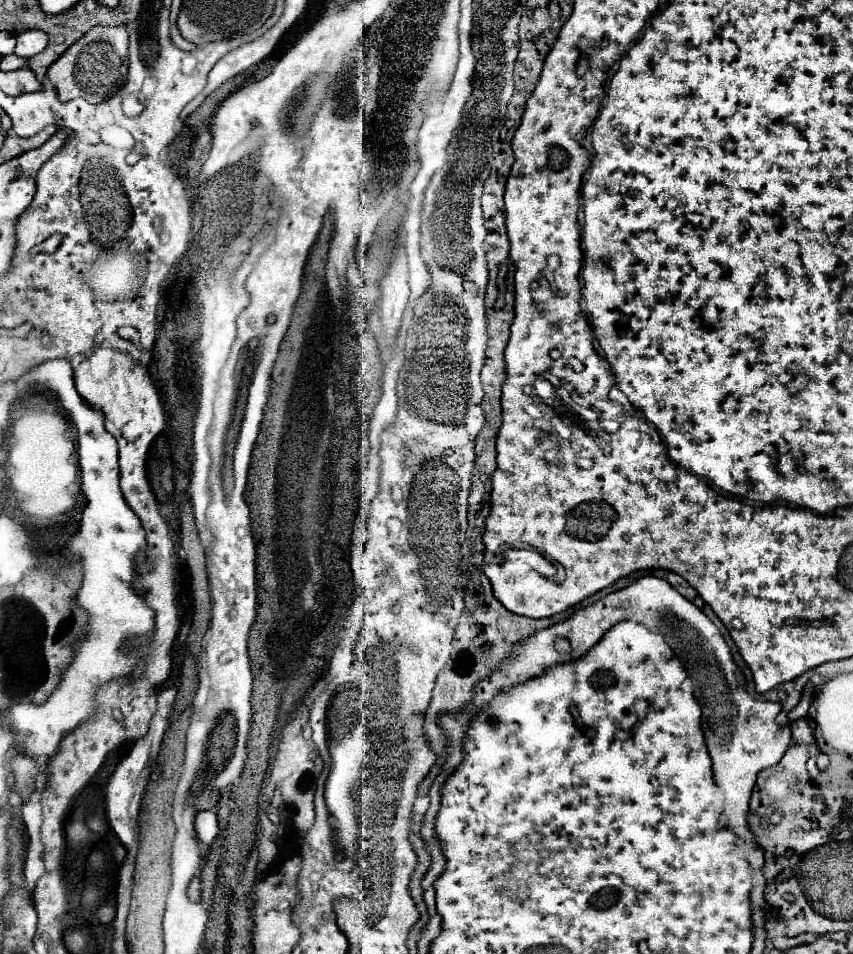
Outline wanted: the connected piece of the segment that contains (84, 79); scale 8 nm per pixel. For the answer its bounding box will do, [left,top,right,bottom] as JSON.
[47,25,129,103]

